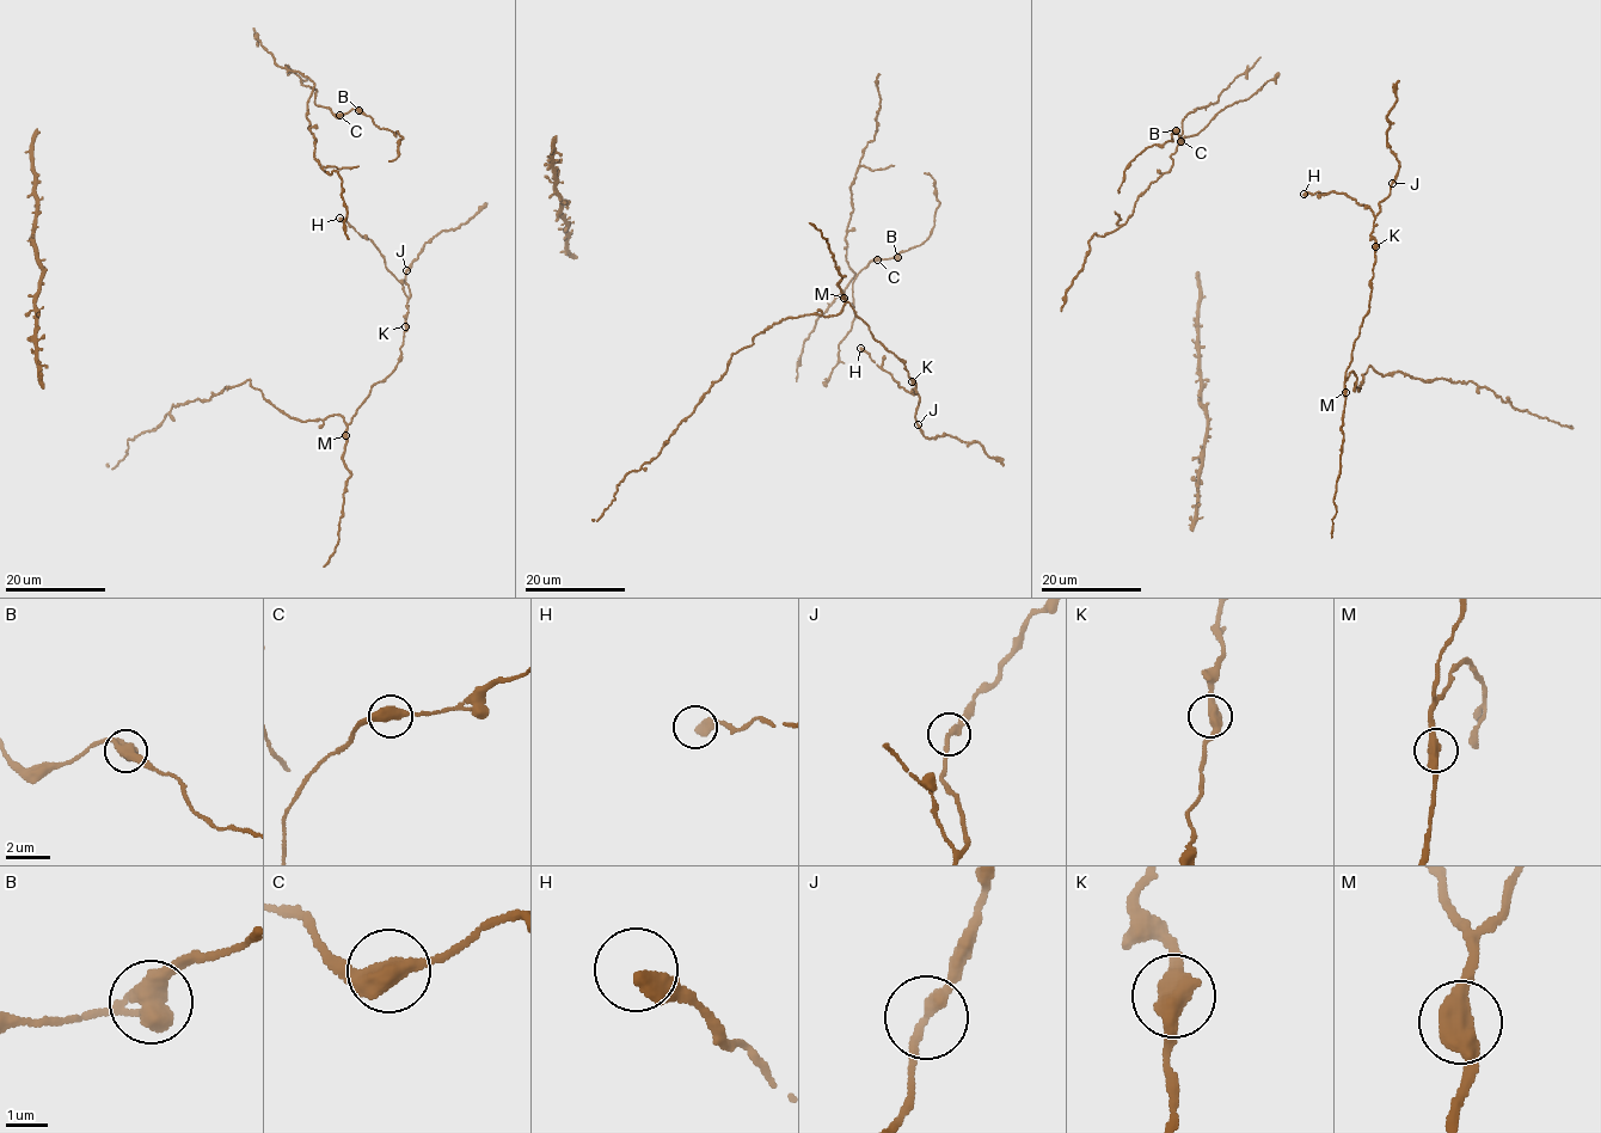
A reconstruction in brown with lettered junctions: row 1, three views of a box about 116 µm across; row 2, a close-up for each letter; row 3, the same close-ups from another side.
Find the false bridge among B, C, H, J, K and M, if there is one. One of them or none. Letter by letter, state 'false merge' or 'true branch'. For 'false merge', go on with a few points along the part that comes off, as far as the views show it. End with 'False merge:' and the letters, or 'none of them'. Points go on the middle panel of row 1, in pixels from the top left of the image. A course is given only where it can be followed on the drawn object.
B: true branch
C: true branch
H: true branch
J: true branch
K: true branch
M: true branch
False merge: none of them

